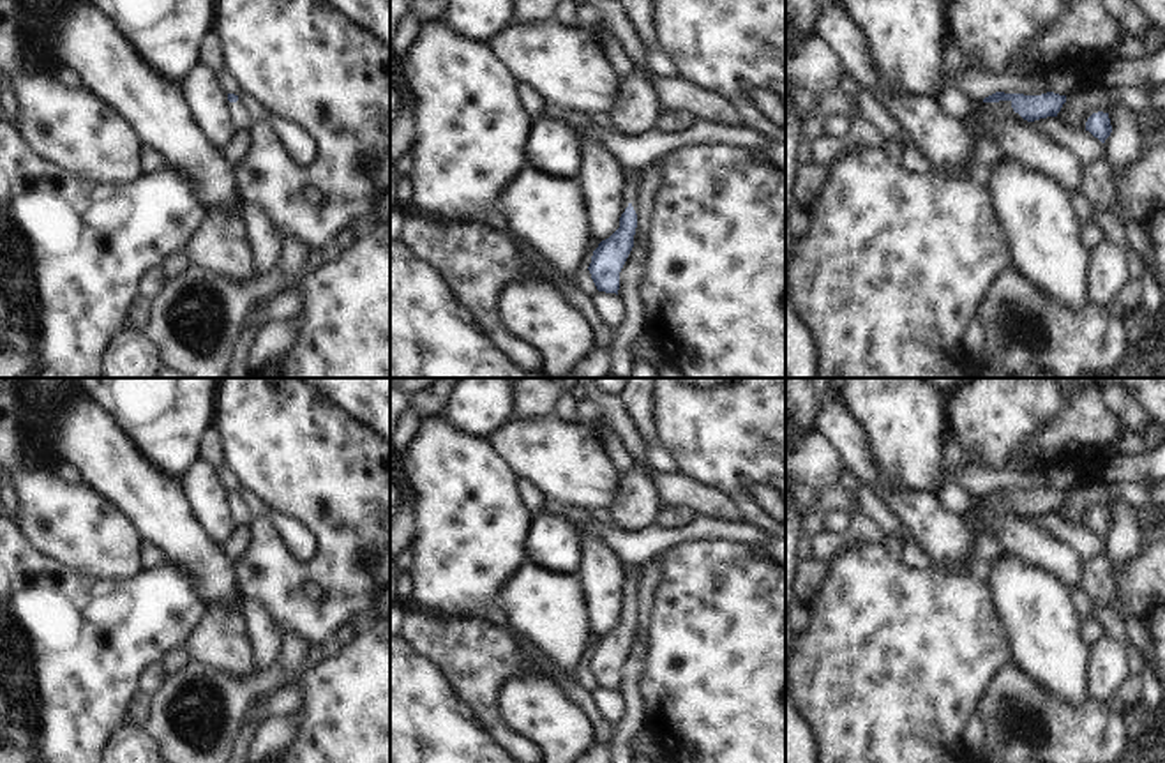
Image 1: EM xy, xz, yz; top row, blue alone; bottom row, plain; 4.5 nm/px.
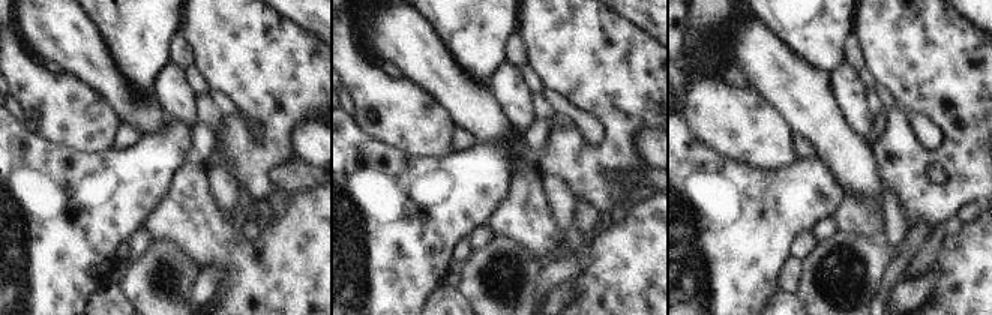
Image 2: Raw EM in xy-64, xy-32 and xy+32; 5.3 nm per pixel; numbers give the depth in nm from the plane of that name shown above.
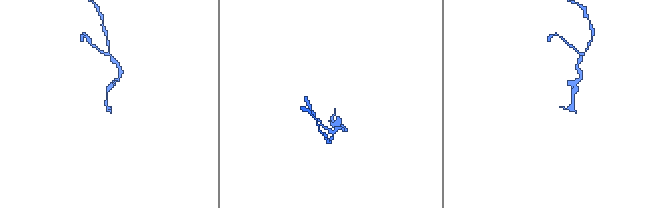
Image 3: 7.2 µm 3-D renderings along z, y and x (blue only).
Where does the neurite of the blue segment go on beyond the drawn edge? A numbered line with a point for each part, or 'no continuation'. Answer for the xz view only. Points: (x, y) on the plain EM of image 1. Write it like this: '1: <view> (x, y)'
no continuation

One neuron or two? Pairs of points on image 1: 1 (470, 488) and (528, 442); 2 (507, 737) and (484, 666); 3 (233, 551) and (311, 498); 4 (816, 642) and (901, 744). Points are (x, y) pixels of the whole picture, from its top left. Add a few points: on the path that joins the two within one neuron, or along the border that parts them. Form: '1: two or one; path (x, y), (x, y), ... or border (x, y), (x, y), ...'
1: two; border (486, 440), (518, 475)
2: one; path (489, 719), (484, 709), (484, 684)
3: two; border (249, 525), (249, 544), (235, 562)
4: one; path (841, 666), (886, 712), (888, 719)

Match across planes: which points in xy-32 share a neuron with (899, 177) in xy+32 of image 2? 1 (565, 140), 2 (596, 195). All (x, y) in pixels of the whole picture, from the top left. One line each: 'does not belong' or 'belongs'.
1: belongs
2: belongs

